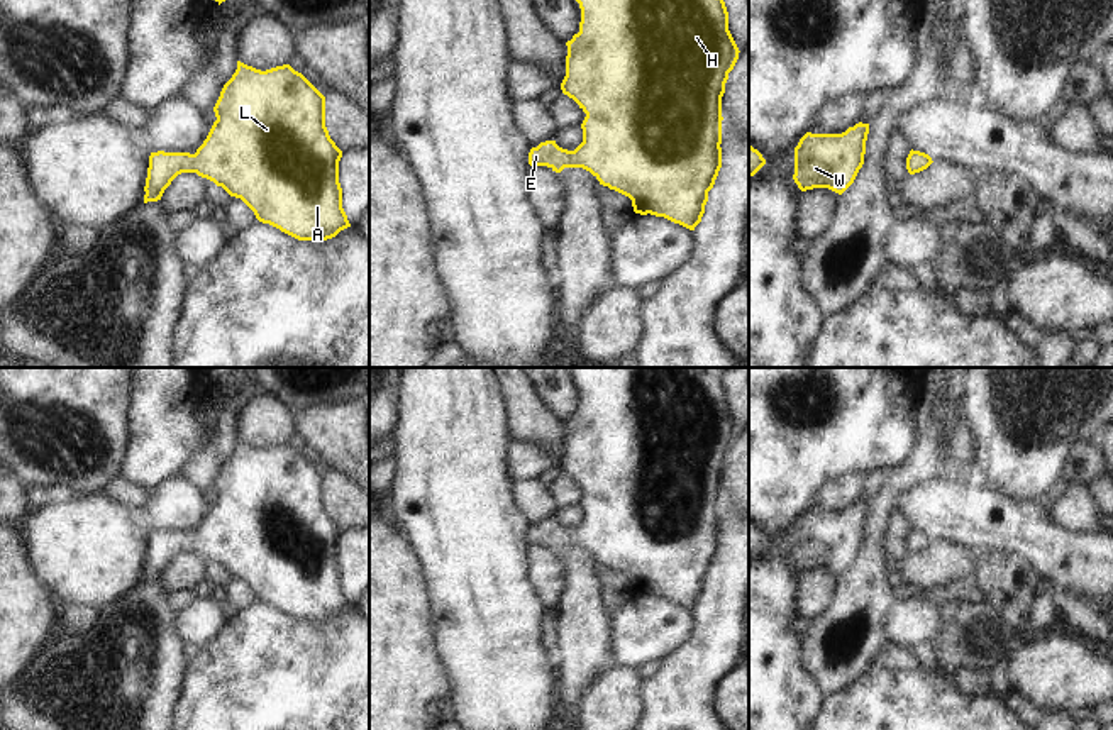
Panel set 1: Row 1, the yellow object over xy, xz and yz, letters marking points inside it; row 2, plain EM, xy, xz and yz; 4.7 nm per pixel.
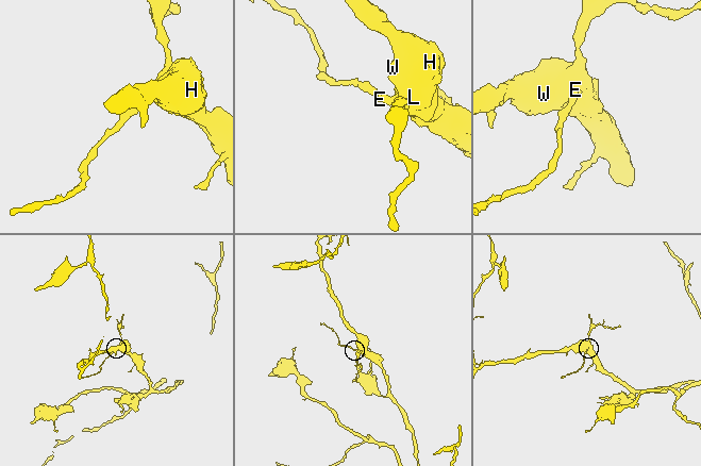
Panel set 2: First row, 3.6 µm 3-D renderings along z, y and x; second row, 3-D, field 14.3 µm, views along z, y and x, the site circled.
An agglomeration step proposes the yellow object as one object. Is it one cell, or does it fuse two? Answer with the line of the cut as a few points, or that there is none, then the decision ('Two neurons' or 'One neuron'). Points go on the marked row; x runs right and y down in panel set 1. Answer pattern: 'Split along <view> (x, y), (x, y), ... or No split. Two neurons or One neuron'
No split. One neuron

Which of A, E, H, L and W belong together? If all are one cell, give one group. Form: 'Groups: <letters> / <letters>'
Groups: A E H L W

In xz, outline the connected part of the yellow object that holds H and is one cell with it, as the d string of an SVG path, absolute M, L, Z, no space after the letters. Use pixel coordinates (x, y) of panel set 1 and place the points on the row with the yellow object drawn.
M576 0L581 8L579 32L566 42L566 76L561 83L564 95L573 98L579 108L586 113L581 129L583 142L568 151L556 144L556 141L540 142L529 152L530 166L547 166L556 173L564 168L583 168L590 171L603 186L615 190L632 200L635 213L664 217L674 224L679 224L689 230L701 222L705 205L708 202L708 191L713 188L718 171L722 168L722 97L725 93L725 83L728 73L734 69L739 59L739 47L728 30L728 12L723 0Z

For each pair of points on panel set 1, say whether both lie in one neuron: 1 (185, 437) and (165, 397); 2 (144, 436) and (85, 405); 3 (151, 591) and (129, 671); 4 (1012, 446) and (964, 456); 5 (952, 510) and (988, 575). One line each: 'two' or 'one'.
1: one
2: two
3: one
4: two
5: two

